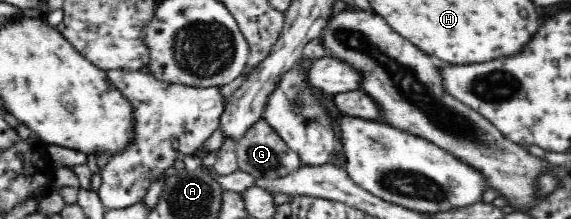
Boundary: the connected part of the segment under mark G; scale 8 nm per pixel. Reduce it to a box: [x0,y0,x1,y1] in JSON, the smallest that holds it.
[236,119,302,179]

